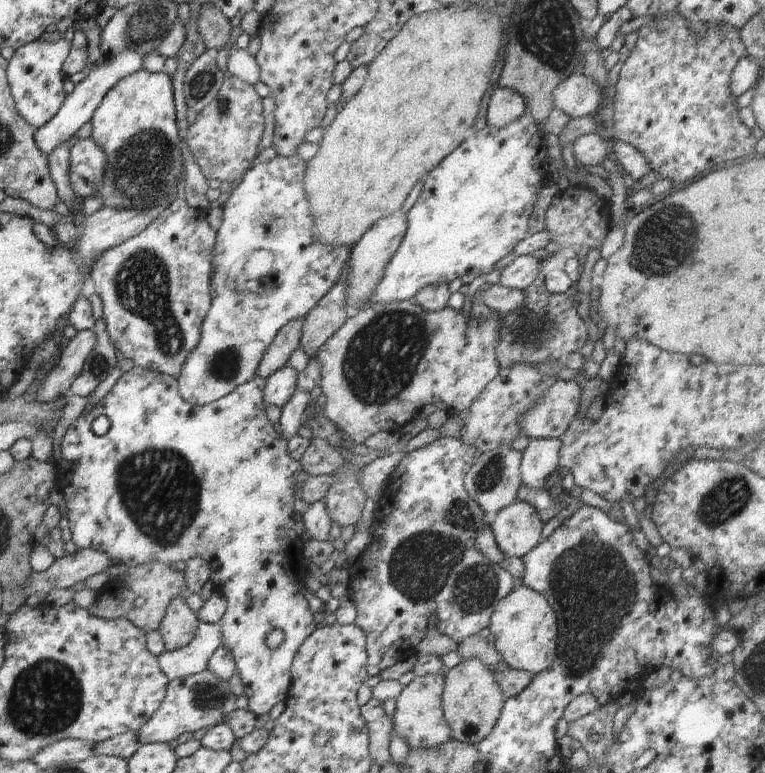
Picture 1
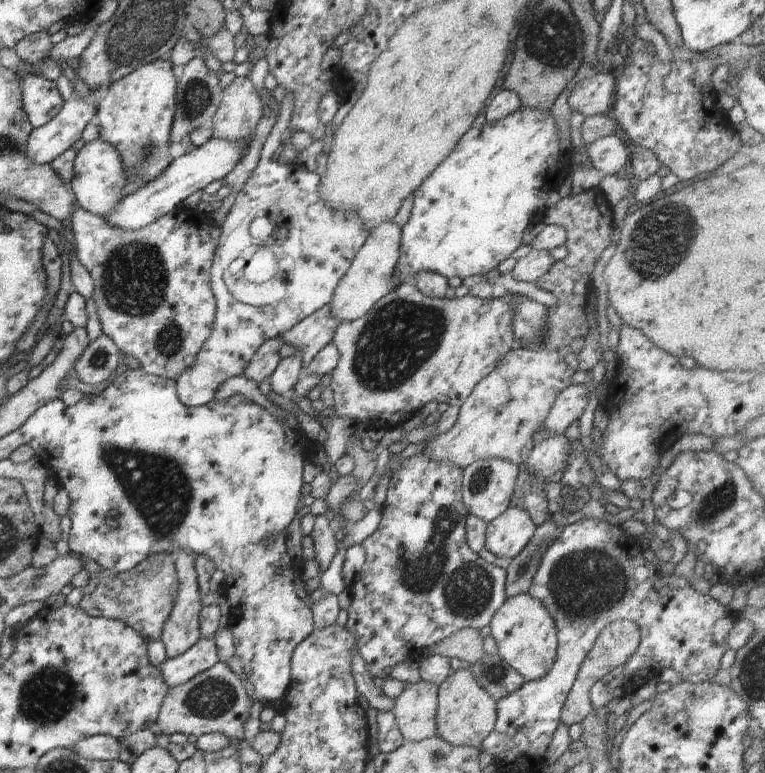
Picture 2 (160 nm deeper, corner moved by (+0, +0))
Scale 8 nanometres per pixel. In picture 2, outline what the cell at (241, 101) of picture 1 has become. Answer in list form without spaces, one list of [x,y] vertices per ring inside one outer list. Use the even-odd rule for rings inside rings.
[[[247,76],[236,77],[223,91],[214,113],[212,138],[244,142],[252,138],[263,107],[252,81]]]

